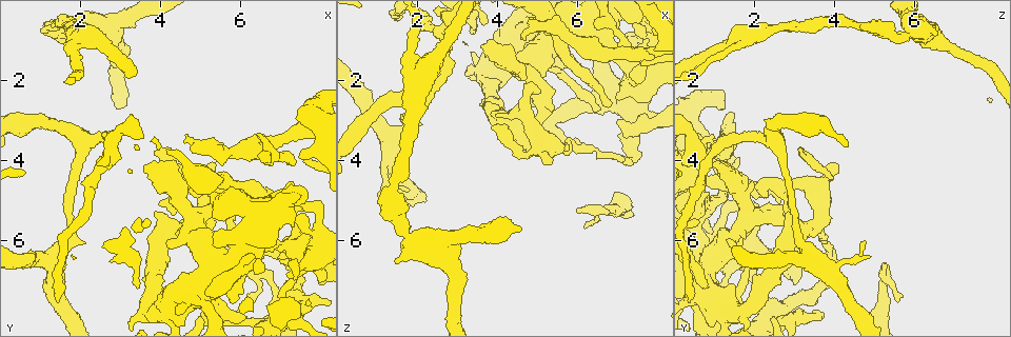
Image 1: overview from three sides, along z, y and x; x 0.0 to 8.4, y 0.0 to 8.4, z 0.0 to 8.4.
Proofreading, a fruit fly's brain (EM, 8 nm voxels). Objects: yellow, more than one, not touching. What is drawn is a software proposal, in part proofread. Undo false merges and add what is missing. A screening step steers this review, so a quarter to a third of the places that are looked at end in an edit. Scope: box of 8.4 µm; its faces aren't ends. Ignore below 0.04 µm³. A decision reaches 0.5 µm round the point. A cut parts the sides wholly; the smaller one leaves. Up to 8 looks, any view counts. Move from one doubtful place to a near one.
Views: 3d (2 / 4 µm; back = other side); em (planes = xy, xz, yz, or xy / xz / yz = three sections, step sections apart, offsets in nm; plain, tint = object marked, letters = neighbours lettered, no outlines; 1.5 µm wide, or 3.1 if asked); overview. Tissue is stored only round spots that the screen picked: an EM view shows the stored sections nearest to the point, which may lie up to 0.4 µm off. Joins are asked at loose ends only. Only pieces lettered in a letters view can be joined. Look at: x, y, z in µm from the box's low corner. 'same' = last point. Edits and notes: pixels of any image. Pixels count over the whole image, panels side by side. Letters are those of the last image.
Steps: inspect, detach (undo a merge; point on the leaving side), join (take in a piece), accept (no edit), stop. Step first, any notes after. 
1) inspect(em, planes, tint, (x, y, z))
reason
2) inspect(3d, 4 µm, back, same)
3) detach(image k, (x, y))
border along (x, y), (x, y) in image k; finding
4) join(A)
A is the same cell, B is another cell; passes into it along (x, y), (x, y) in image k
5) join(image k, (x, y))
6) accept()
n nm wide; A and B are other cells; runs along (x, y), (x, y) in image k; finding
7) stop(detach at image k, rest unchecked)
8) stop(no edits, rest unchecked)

inspect(em, yz, step 4, tint, (2.55, 4.10, 0.75))
two arms in line, one across

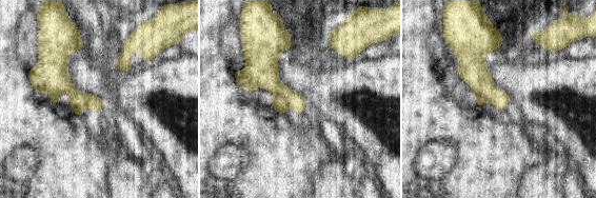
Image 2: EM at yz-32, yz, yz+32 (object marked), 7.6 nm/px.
inspect(em, yz, step 4, letters, same)
what lies round it

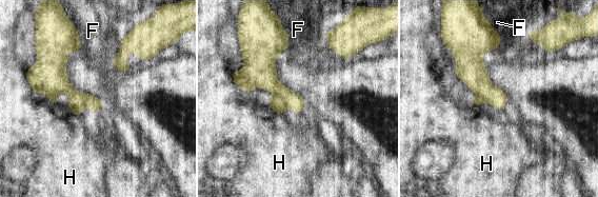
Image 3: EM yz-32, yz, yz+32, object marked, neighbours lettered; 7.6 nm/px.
detach(image 3, (76, 101))
F touches over 150 nm; F and H are other cells; border along (72, 94), (79, 94), (85, 105) in image 3; a second cell is stuck on

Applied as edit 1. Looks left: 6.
inspect(em, planes, letters, (4.65, 3.40, 1.00))
long arm stops here

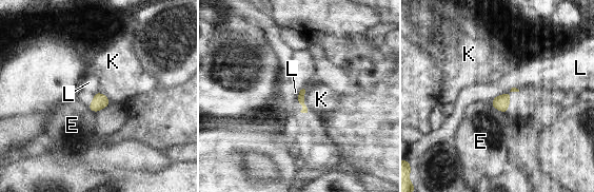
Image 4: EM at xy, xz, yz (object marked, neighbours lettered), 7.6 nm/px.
accept()
E, K and L are other cells; border along (517, 88), (498, 95) in image 4; no lettered piece goes on from it

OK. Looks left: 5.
stop(detach at image 3, rest unchecked)

